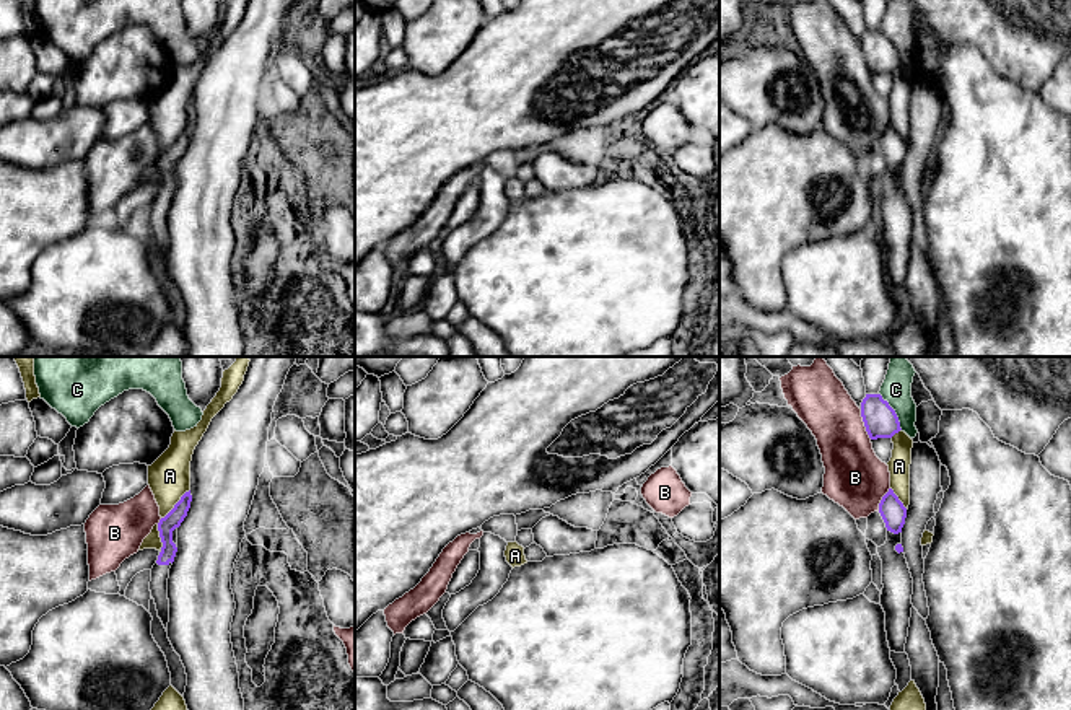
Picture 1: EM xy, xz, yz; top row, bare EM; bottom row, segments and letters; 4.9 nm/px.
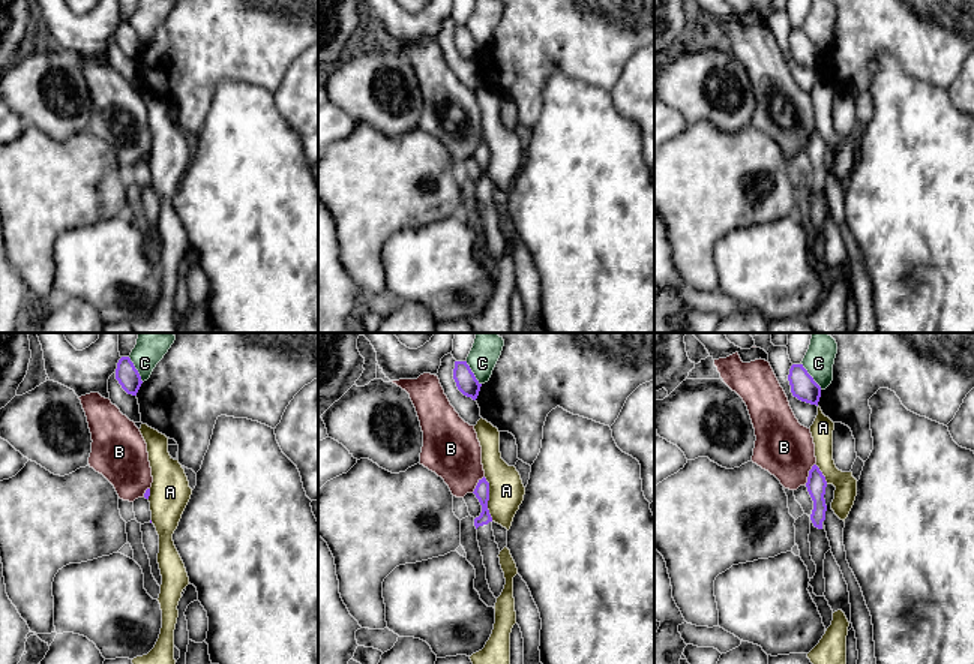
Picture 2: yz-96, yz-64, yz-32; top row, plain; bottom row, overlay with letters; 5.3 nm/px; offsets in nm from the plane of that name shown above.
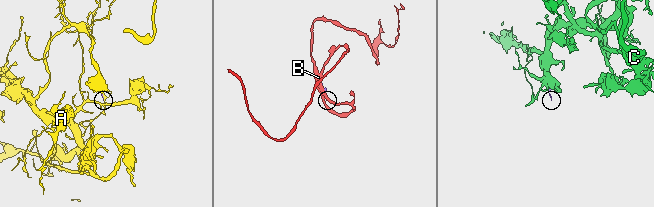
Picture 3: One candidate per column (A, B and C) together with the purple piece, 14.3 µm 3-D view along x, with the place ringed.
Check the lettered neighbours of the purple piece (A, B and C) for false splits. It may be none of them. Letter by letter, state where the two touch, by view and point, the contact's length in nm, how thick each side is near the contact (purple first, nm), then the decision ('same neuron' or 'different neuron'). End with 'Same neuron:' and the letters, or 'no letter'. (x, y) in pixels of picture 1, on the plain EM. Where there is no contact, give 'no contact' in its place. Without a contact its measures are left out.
A: xy (176, 139) | 200 nm | 90/200 nm | different neuron
B: yz (865, 59) | 160 nm | 160/280 nm | different neuron
C: yz (894, 46) | 220 nm | 160/150 nm | different neuron
Same neuron: no letter

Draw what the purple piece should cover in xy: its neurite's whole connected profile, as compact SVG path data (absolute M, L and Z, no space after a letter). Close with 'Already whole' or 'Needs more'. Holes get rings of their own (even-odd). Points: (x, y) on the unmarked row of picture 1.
M186 127L174 143L160 155L158 166L163 178L156 199L151 204L150 226L155 234L158 252L161 254L166 267L169 257L169 234L168 234L168 213L169 204L174 197L177 182L173 178L173 166L181 161L190 143L192 130Z. Needs more

